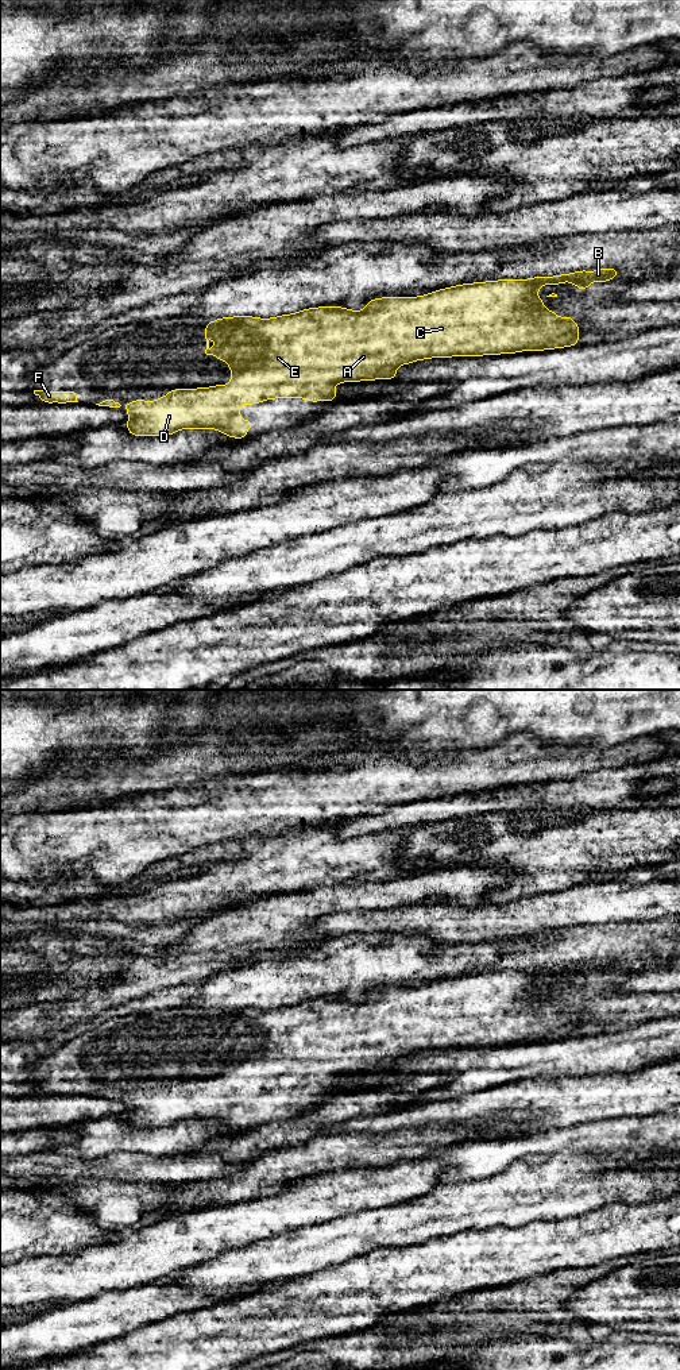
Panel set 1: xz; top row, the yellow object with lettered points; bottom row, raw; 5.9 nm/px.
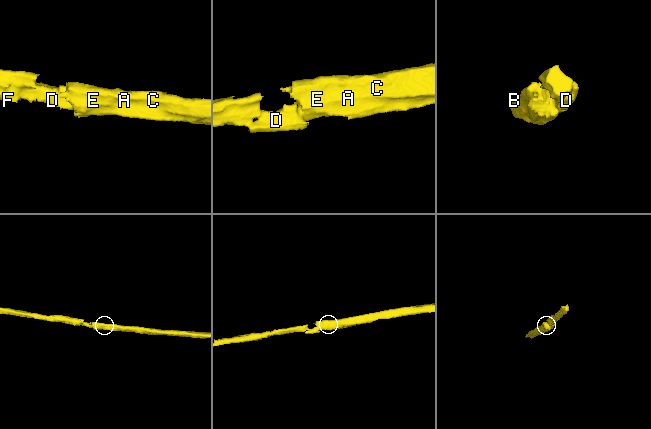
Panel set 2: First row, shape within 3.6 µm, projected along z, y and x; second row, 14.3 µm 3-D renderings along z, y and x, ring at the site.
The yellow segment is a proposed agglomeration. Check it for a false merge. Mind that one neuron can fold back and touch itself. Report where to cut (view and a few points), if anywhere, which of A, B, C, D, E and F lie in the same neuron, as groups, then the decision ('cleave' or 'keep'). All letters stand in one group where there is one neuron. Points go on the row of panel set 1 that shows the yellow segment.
cut none; groups A B C D E F; keep

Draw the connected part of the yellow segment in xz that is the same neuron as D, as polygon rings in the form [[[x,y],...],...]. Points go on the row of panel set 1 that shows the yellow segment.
[[[606,267],[594,271],[580,270],[568,274],[559,274],[552,277],[533,277],[526,279],[497,279],[497,281],[484,281],[484,282],[472,282],[472,283],[460,283],[451,287],[438,289],[430,292],[428,294],[417,296],[417,297],[380,297],[372,298],[367,302],[366,308],[362,310],[351,310],[344,306],[317,306],[302,309],[297,313],[281,314],[277,317],[262,319],[254,316],[232,316],[232,317],[220,317],[213,323],[205,323],[205,339],[206,339],[206,355],[215,355],[217,360],[225,360],[228,367],[231,368],[231,382],[227,385],[215,385],[209,387],[196,387],[196,389],[171,389],[169,393],[155,401],[146,400],[134,400],[127,405],[124,402],[117,402],[113,400],[105,400],[98,406],[107,406],[111,409],[123,409],[127,408],[127,432],[132,436],[170,436],[182,429],[216,429],[220,433],[229,436],[231,439],[247,439],[247,429],[254,427],[252,420],[242,420],[240,418],[240,408],[243,404],[255,405],[267,400],[277,398],[302,398],[310,402],[328,401],[332,402],[337,400],[337,391],[332,387],[337,383],[355,383],[360,381],[376,381],[376,379],[395,379],[398,377],[395,368],[399,366],[405,366],[409,363],[414,363],[417,360],[433,359],[433,358],[453,358],[453,356],[484,356],[484,355],[502,355],[502,354],[517,354],[523,351],[545,351],[545,350],[556,350],[565,348],[572,346],[580,346],[579,335],[580,329],[577,323],[569,316],[564,316],[560,319],[555,310],[549,310],[545,308],[542,300],[537,297],[537,292],[544,285],[561,285],[565,282],[571,282],[579,287],[579,293],[587,290],[587,287],[592,282],[606,282],[617,278],[619,274],[615,267]]]

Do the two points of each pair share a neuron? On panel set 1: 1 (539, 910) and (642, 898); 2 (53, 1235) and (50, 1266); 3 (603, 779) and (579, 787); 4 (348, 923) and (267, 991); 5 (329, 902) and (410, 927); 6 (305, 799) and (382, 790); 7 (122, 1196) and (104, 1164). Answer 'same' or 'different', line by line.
1: same
2: different
3: same
4: different
5: different
6: same
7: different

